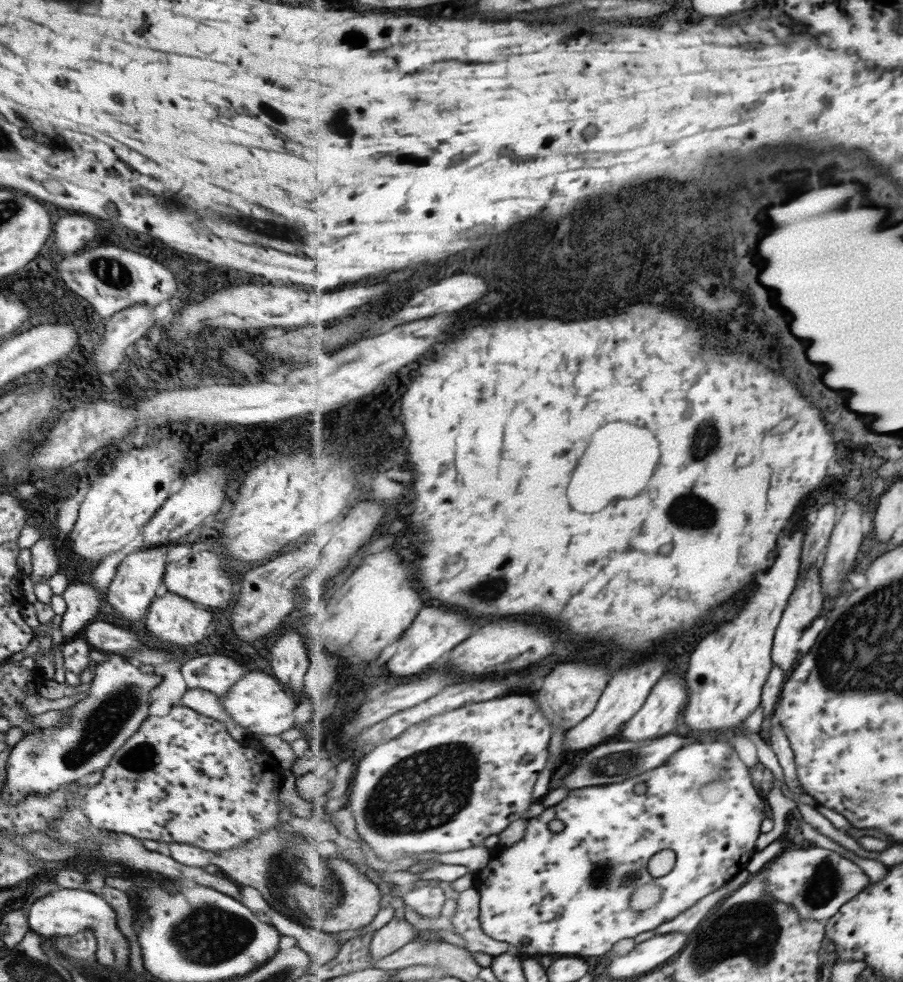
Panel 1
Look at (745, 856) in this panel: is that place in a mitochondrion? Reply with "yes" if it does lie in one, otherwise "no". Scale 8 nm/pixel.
no

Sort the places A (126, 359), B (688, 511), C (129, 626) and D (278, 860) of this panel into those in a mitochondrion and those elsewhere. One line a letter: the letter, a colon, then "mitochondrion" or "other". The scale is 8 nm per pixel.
A: other
B: mitochondrion
C: other
D: mitochondrion

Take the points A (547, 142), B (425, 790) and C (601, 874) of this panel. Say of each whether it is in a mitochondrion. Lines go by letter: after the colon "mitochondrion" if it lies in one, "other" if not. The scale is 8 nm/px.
A: other
B: mitochondrion
C: mitochondrion

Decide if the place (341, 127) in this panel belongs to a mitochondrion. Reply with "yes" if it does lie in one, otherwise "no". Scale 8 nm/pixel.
yes

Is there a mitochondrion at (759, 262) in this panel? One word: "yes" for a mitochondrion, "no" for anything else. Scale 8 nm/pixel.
no

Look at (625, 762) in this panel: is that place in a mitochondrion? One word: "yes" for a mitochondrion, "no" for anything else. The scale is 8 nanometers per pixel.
yes

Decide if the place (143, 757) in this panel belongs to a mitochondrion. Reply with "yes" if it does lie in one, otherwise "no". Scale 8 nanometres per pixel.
yes

